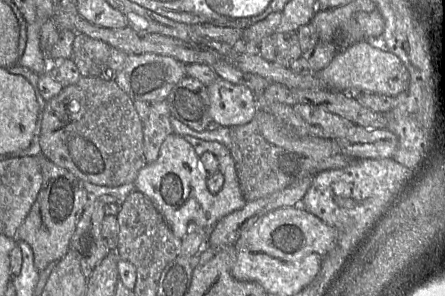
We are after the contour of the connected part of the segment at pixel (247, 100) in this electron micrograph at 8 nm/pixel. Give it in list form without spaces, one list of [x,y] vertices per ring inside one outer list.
[[[218,77],[207,89],[209,115],[215,126],[233,128],[247,124],[258,111],[256,95],[243,85]]]

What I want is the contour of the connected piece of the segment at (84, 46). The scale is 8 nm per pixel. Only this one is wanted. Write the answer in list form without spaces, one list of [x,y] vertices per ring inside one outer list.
[[[77,33],[73,42],[72,60],[82,77],[99,77],[108,68],[110,46],[98,39]]]

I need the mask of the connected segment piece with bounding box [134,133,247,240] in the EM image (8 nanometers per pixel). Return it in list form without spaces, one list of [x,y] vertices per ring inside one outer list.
[[[172,133],[163,141],[158,158],[152,163],[145,164],[134,181],[136,190],[143,193],[152,201],[163,215],[173,234],[181,240],[191,229],[211,230],[220,219],[242,209],[247,203],[242,195],[235,163],[230,154],[217,157],[219,172],[224,176],[223,187],[217,194],[209,192],[206,184],[207,177],[199,164],[199,159],[194,148],[183,136]]]

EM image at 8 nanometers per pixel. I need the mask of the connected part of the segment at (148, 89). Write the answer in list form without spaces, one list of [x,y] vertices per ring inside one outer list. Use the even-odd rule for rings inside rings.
[[[145,53],[126,55],[123,65],[114,74],[114,80],[133,101],[152,104],[166,100],[173,87],[186,76],[186,64],[169,56]]]

